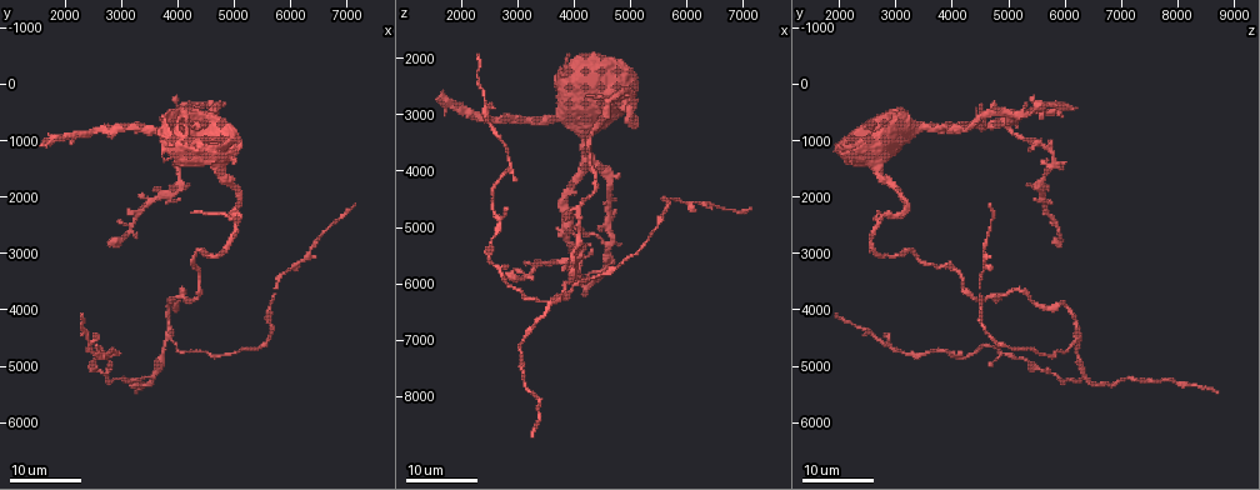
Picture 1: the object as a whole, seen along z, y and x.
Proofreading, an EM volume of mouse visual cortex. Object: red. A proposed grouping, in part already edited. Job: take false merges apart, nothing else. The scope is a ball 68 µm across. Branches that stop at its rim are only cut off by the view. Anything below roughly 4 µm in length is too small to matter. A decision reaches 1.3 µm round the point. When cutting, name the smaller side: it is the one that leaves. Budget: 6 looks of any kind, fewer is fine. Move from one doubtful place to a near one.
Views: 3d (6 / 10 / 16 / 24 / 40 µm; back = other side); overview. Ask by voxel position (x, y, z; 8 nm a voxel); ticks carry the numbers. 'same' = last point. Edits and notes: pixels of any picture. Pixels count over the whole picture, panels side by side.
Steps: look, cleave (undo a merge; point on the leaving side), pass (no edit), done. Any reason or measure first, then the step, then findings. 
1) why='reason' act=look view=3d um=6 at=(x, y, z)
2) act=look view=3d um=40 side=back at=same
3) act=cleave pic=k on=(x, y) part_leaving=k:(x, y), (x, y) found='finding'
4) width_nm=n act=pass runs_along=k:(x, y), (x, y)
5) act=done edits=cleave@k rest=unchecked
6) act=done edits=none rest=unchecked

why='branch point' act=look view=3d um=24 at=(3600, 5200, 6400)

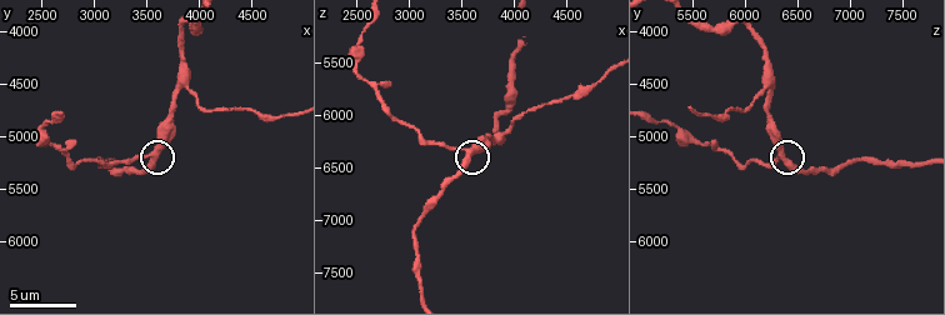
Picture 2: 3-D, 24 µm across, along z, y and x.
act=look view=3d um=10 at=(3560, 5200, 6380)

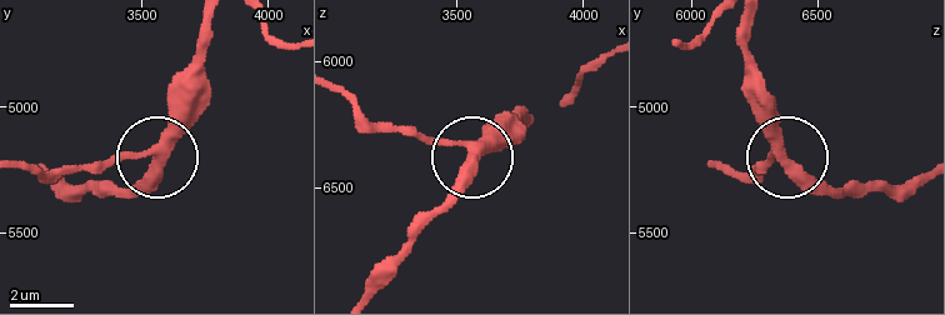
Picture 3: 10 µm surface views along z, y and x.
side_arm_um=23 arms=3 act=pass found='all the same cell'

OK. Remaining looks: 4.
act=look view=3d um=16 at=(3880, 4500, 6200)

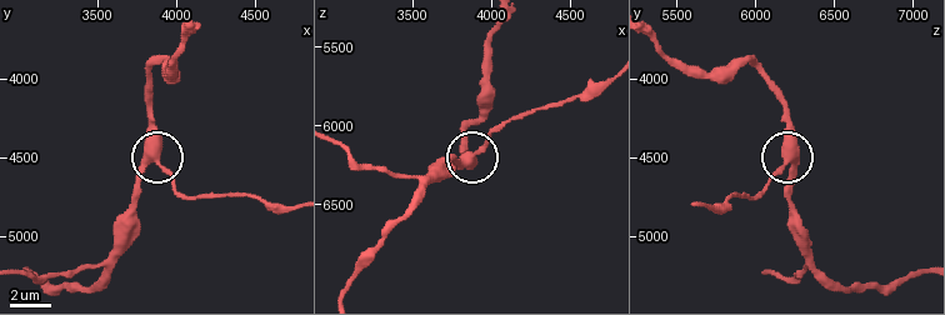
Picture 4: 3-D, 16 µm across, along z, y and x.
arms=3 act=pass runs_along=4:(191, 29), (153, 74), (153, 145), (186, 199) found='all the same cell'

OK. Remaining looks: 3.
why='side arm on a straight run' act=look view=3d um=24 at=(2300, 4350, 2450)

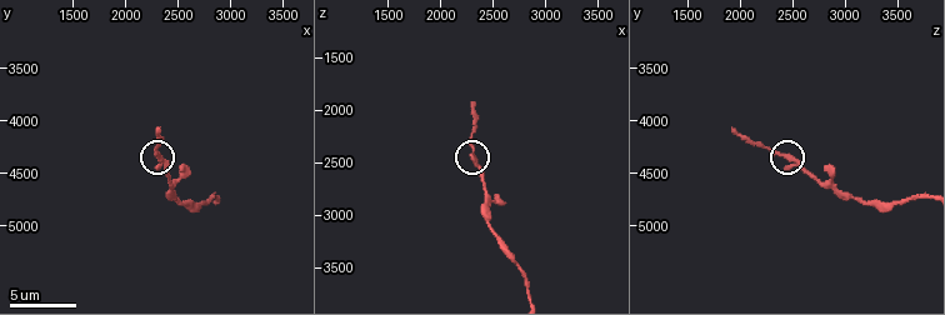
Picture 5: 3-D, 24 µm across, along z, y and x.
why='closer look' act=look view=3d um=6 at=(2300, 4340, 2440)

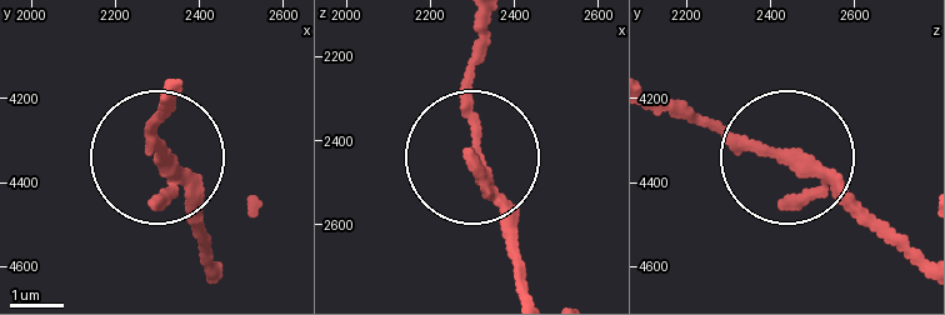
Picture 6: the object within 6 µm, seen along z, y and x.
arms=3 act=pass runs_along=6:(923, 273), (789, 156), (654, 98) found='one cell here'

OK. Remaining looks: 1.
act=done edits=none rest=unchecked

